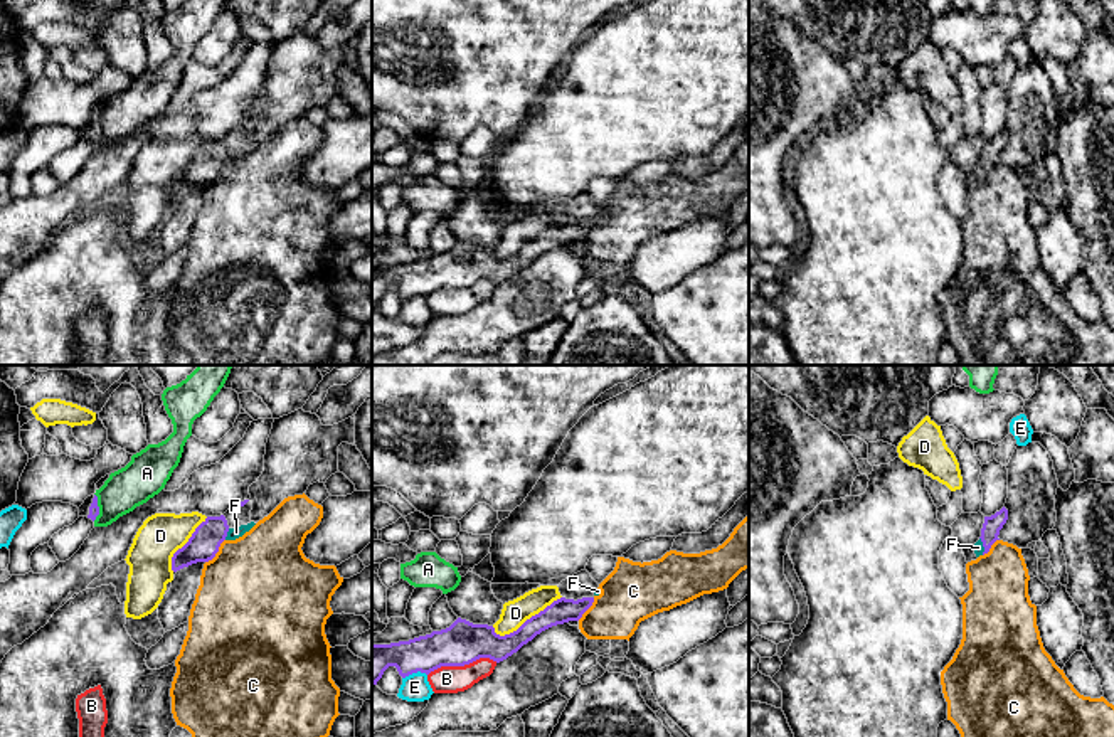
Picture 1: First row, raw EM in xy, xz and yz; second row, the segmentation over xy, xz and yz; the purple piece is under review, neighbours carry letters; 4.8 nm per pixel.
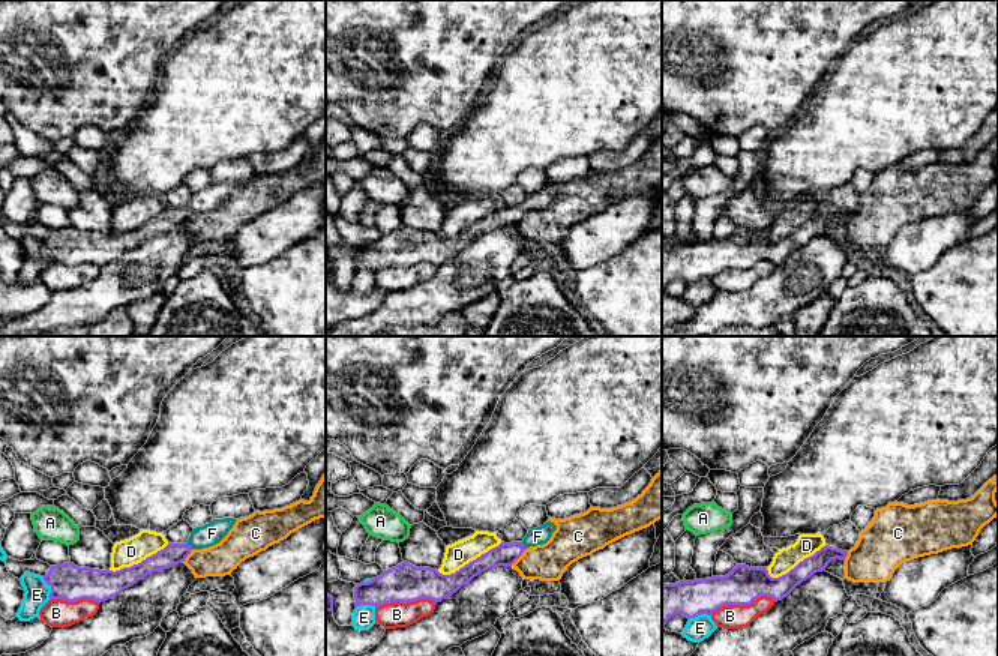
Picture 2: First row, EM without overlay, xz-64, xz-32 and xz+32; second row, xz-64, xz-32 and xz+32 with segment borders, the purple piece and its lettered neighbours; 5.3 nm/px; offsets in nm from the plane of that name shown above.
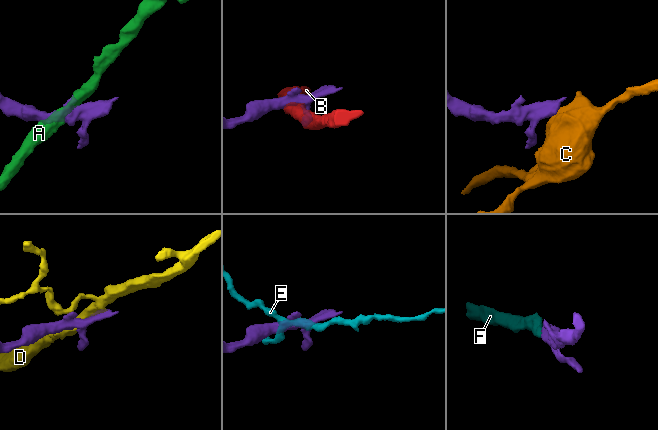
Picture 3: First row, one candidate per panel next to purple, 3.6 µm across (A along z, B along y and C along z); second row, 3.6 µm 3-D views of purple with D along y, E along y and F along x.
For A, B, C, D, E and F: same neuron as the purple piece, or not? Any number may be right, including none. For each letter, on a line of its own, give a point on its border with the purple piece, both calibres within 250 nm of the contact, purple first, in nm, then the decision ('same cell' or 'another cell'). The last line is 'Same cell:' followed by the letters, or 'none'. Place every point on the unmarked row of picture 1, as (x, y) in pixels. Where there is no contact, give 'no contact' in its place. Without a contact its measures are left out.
A: xy (98, 130) | 50/200 nm | another cell
B: xz (461, 288) | 200/130 nm | another cell
C: xy (217, 174) | 150/500 nm | another cell
D: xz (527, 243) | 160/120 nm | another cell
E: xz (414, 295) | 200/130 nm | another cell
F: xy (226, 157) | 150/60 nm | same cell
Same cell: F

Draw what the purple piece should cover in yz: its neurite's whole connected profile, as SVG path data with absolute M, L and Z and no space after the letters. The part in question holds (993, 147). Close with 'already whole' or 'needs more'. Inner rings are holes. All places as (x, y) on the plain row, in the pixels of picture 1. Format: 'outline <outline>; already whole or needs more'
outline M1003 130L1000 135L996 135L991 140L984 140L984 146L981 151L981 160L974 167L974 177L976 180L984 178L989 175L991 168L1000 163L1000 153L1008 143L1008 133Z; needs more

